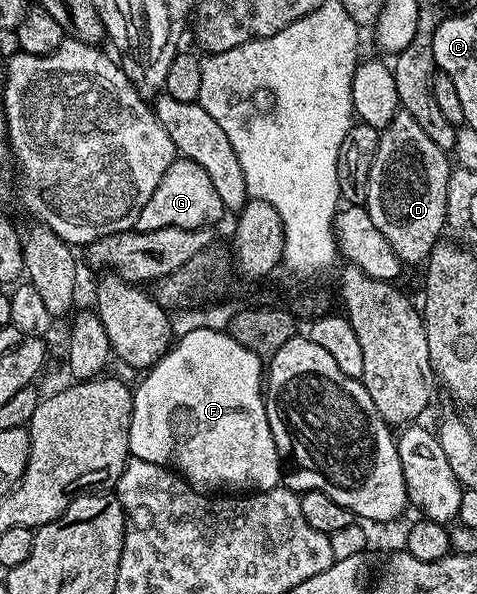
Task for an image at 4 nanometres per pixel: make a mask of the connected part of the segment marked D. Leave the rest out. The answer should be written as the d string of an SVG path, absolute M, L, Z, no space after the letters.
M404 110L394 114L393 121L386 128L380 129L379 146L375 150L375 162L371 162L371 178L367 182L367 198L363 205L371 214L371 222L375 222L379 234L391 242L391 250L406 265L417 264L429 259L429 251L442 239L442 232L446 229L445 207L447 206L447 186L451 160L446 152L407 114Z

